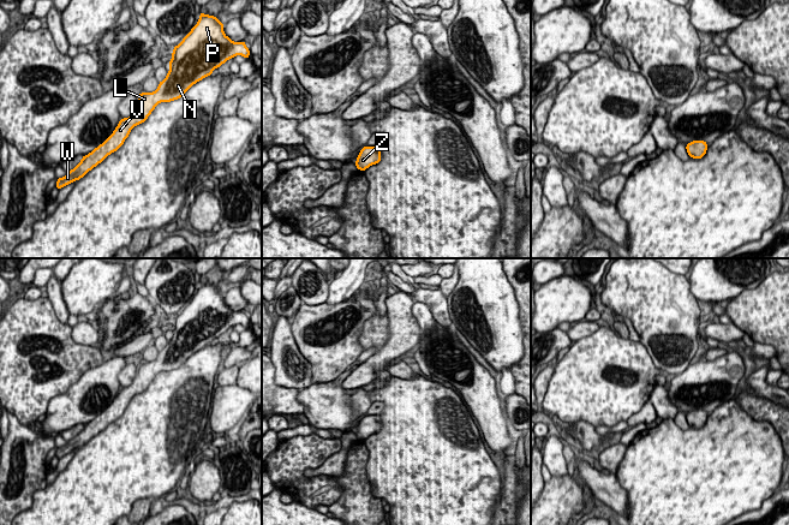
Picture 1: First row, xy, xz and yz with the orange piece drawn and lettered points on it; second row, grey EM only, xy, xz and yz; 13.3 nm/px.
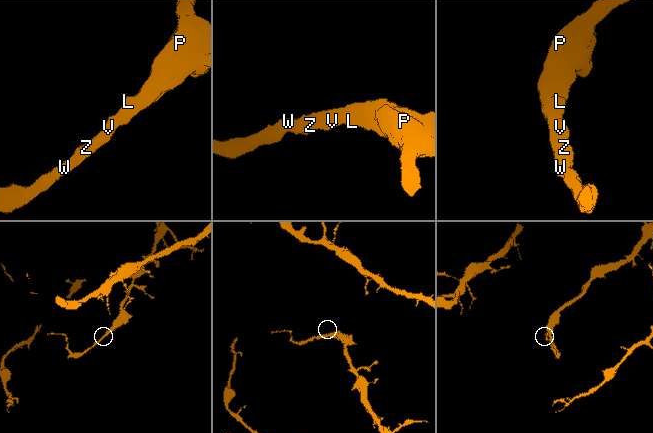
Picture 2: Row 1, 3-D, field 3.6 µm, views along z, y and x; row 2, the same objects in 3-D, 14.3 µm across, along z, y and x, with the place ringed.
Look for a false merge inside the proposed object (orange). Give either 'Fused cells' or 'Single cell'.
Single cell

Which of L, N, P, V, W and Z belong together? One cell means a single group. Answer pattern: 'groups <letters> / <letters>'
groups L N P V W Z

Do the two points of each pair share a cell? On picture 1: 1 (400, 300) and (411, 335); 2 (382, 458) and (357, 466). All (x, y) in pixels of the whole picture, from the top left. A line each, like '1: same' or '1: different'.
1: same
2: different

